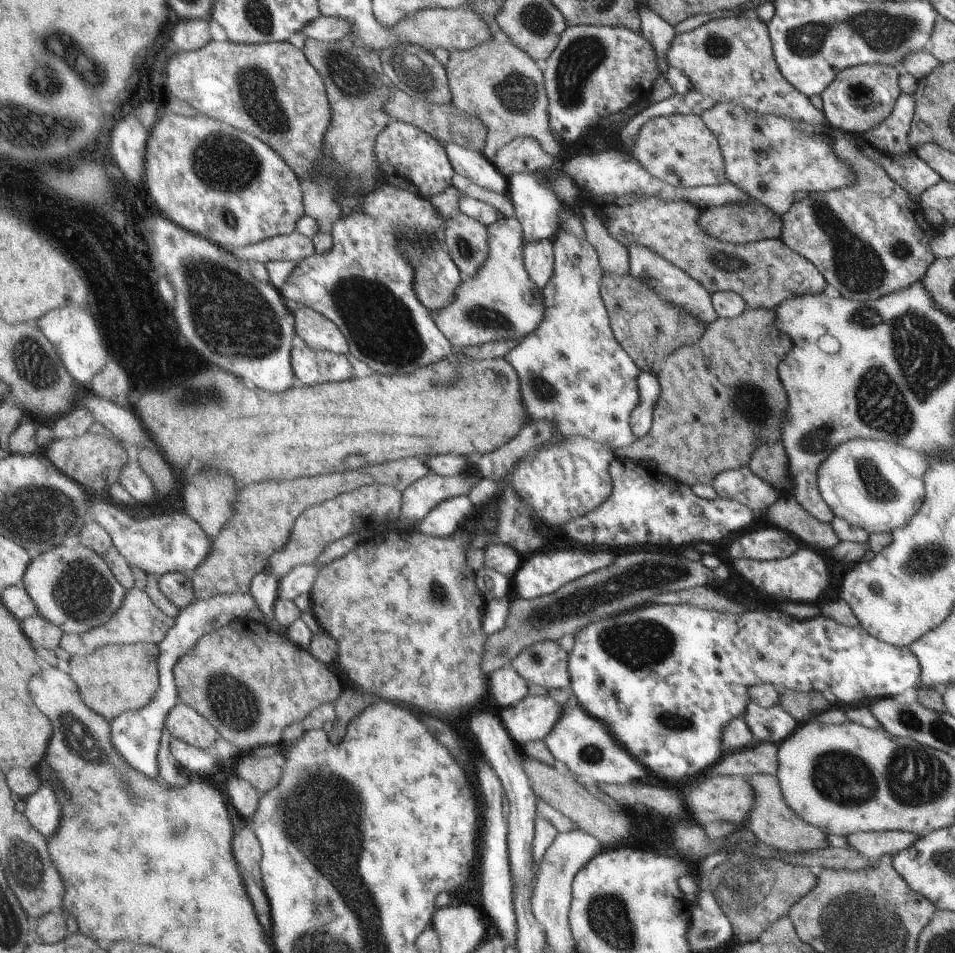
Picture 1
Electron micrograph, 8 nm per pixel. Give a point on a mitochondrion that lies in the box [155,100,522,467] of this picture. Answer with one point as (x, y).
(233, 314)

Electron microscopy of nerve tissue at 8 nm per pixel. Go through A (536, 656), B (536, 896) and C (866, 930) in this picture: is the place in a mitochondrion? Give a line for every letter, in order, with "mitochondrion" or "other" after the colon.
A: mitochondrion
B: other
C: mitochondrion

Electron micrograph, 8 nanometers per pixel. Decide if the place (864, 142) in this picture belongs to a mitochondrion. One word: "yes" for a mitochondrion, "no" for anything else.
no

